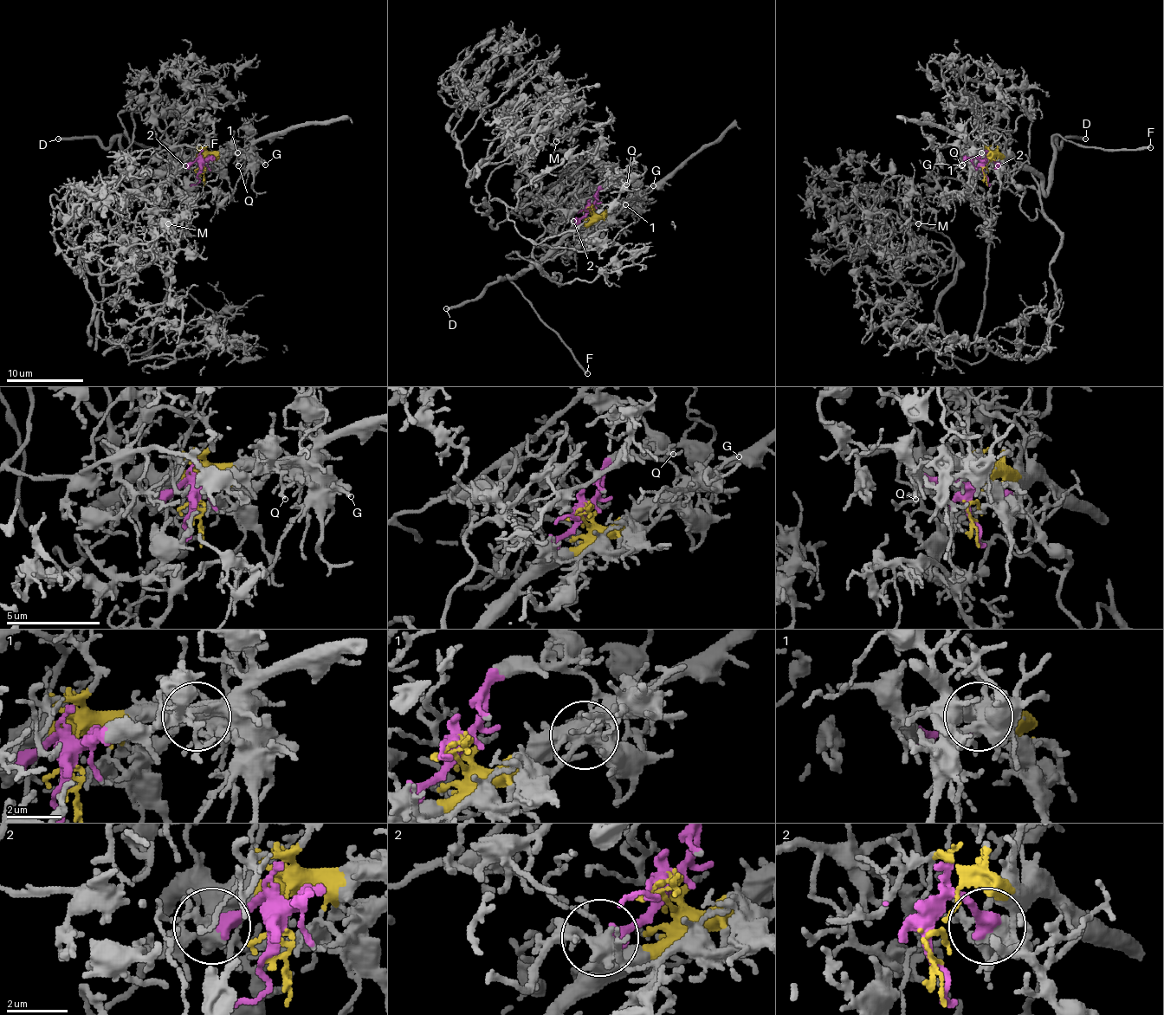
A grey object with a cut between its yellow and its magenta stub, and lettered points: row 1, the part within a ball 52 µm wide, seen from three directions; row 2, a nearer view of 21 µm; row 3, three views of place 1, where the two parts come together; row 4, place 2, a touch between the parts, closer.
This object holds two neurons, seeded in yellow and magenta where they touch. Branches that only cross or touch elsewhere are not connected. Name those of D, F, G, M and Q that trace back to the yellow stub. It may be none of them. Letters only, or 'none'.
D, F, G

